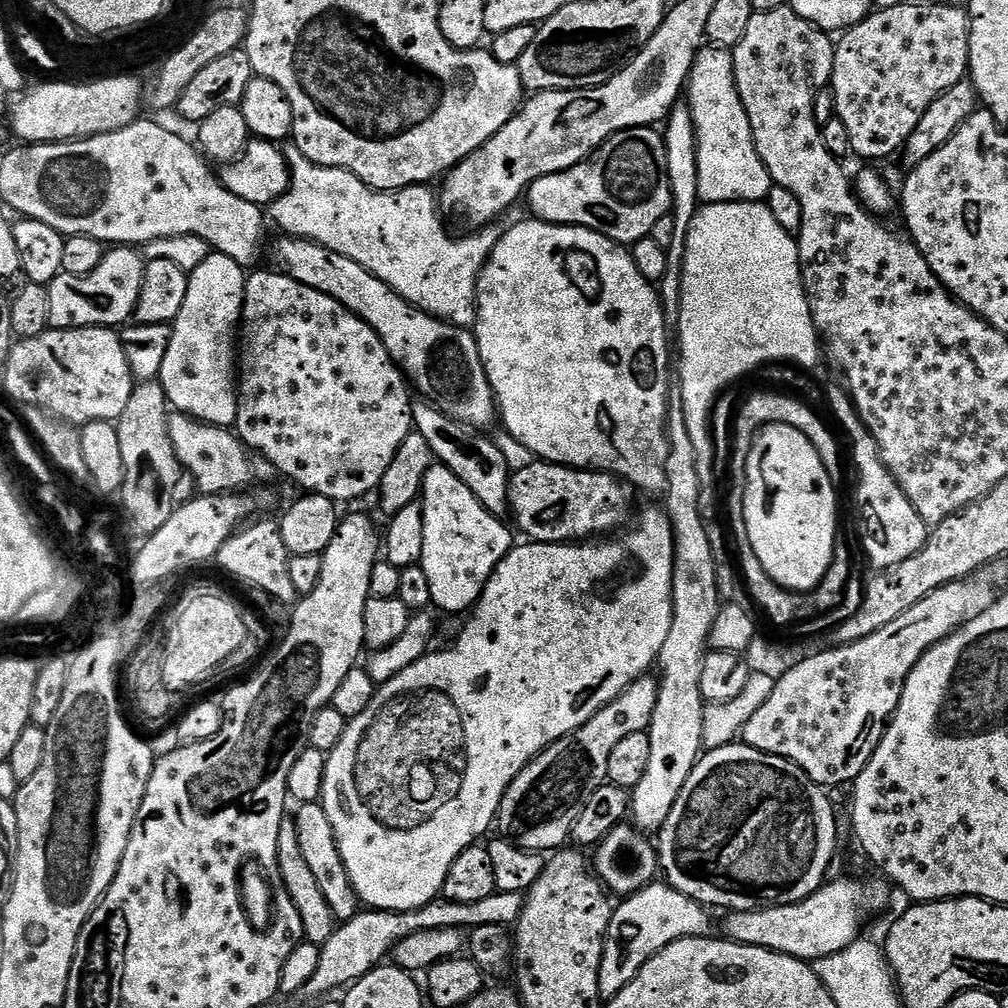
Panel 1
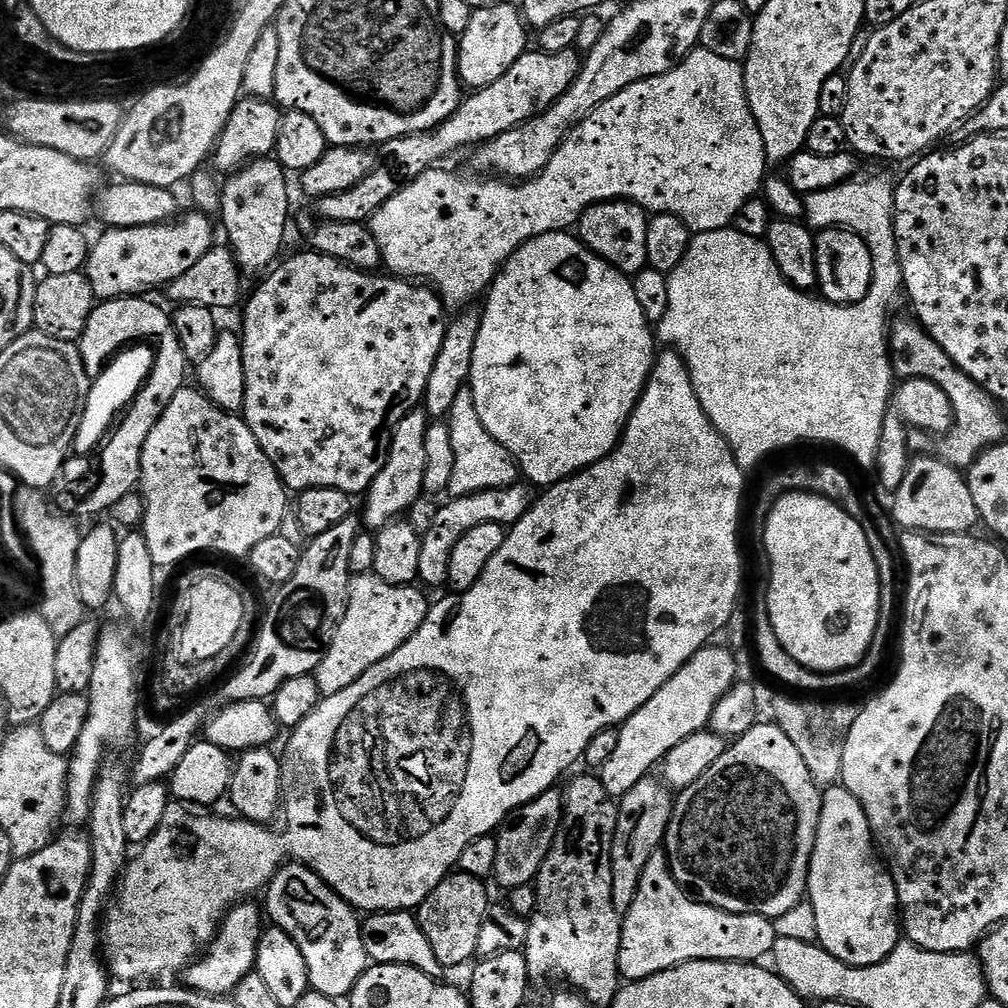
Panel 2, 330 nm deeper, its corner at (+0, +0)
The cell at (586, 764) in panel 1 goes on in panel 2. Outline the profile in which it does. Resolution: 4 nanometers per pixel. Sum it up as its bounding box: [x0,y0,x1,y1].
[494,790,564,890]

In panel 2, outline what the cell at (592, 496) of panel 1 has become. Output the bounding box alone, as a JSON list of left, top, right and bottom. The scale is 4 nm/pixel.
[418,482,534,588]

